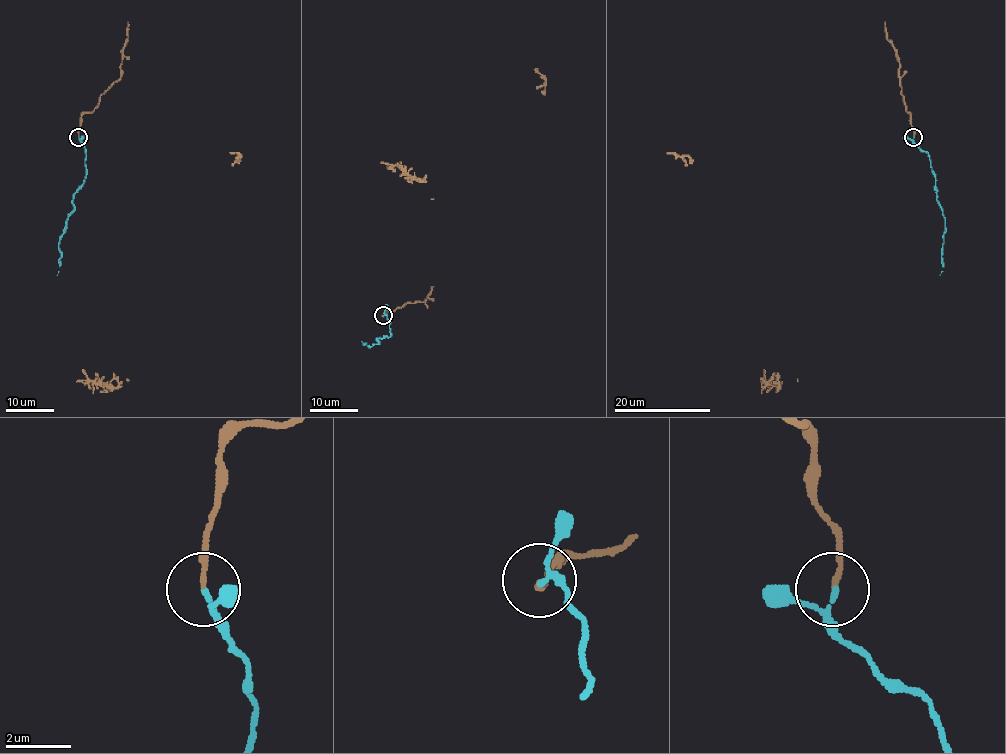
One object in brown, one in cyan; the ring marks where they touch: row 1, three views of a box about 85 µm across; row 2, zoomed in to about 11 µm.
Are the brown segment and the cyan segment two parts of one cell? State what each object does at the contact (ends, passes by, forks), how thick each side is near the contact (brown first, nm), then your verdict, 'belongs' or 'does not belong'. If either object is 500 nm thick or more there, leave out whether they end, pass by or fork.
brown ends there; cyan passes by; 140 nm thick on the brown side, 120 nm on the other; belongs

